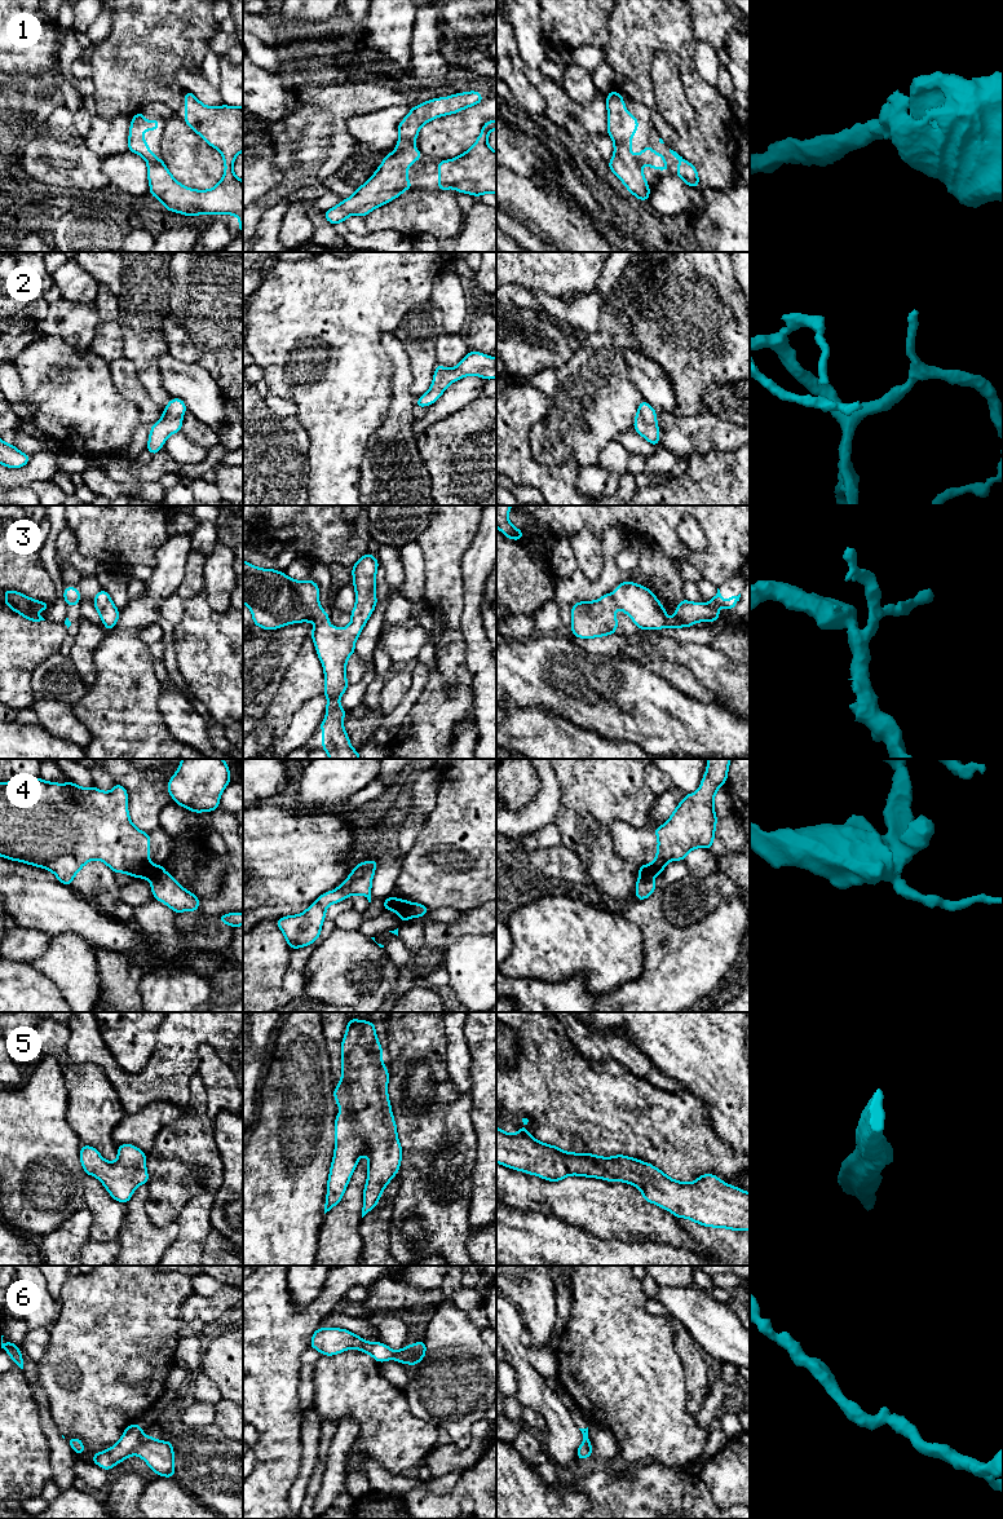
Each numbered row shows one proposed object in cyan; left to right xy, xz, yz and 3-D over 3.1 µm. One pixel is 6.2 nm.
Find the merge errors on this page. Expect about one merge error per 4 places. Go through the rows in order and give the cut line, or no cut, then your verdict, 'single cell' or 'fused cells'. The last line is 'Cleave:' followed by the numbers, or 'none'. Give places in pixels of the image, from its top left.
1: no cut | single cell
2: no cut | single cell
3: no cut | single cell
4: xz (409, 902), (409, 913), (411, 915) | fused cells
5: no cut | single cell
6: no cut | single cell
Cleave: 4

